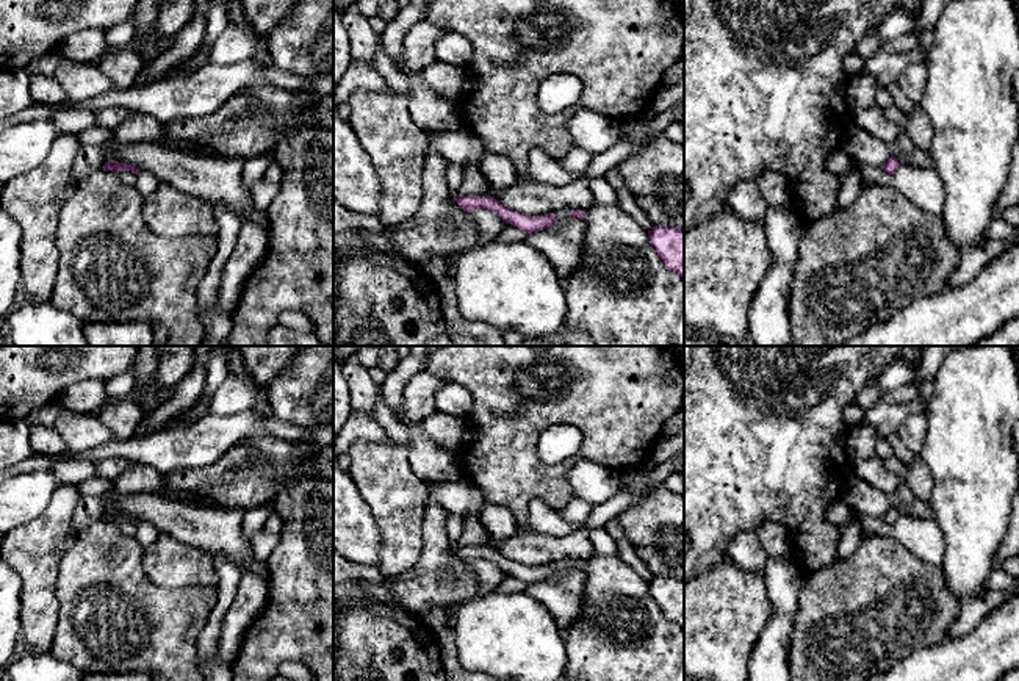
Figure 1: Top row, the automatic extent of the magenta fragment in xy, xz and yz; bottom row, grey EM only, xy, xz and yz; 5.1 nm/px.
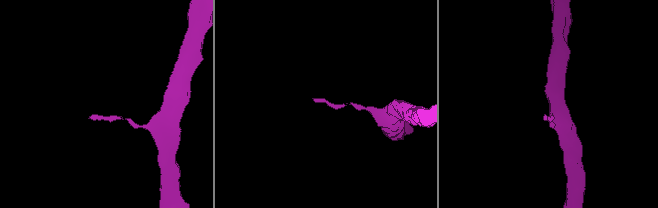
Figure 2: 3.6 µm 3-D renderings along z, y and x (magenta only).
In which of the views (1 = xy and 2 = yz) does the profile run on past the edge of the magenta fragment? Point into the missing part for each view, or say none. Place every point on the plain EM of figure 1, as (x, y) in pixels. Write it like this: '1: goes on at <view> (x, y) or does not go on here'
1: does not go on here
2: does not go on here

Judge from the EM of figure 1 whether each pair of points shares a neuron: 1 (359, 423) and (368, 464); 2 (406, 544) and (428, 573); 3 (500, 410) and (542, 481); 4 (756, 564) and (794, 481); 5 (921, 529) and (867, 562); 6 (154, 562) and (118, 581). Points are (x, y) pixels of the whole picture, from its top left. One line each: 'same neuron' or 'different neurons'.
1: different neurons
2: different neurons
3: same neuron
4: different neurons
5: different neurons
6: different neurons

